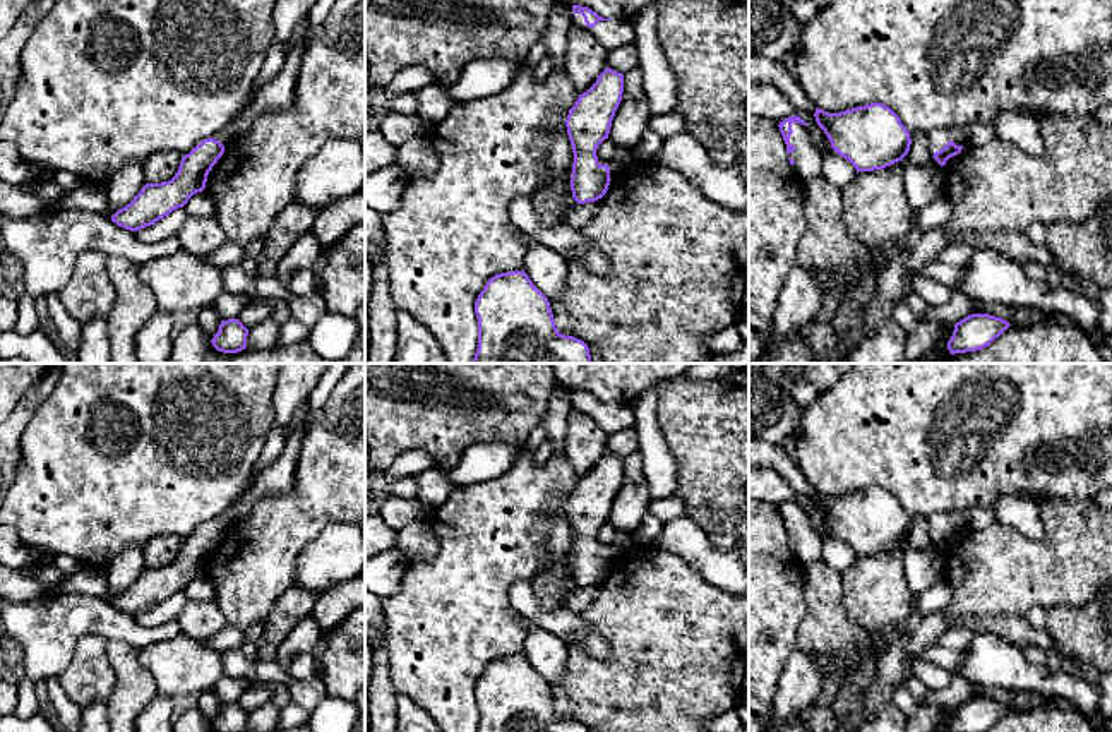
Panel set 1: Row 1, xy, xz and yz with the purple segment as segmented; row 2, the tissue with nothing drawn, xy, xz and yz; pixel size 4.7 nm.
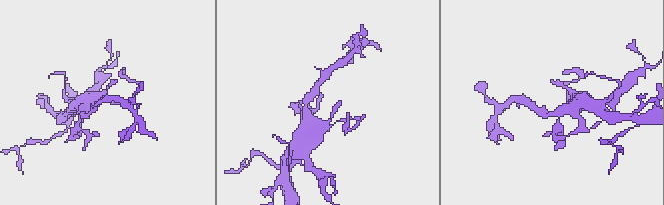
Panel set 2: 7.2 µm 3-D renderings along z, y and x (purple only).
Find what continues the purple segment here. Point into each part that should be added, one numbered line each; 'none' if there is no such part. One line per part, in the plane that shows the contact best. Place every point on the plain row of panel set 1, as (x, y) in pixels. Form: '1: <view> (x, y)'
1: yz (938, 523)
2: yz (807, 547)

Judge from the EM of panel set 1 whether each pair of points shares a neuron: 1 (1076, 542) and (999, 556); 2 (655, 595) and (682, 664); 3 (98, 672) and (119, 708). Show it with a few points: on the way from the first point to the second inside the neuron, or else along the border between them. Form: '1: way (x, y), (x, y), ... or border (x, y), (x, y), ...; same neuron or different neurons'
1: way (1058, 556), (1018, 556); same neuron
2: way (657, 612), (679, 647); same neuron
3: border (107, 654), (115, 676), (115, 686), (105, 705); different neurons

